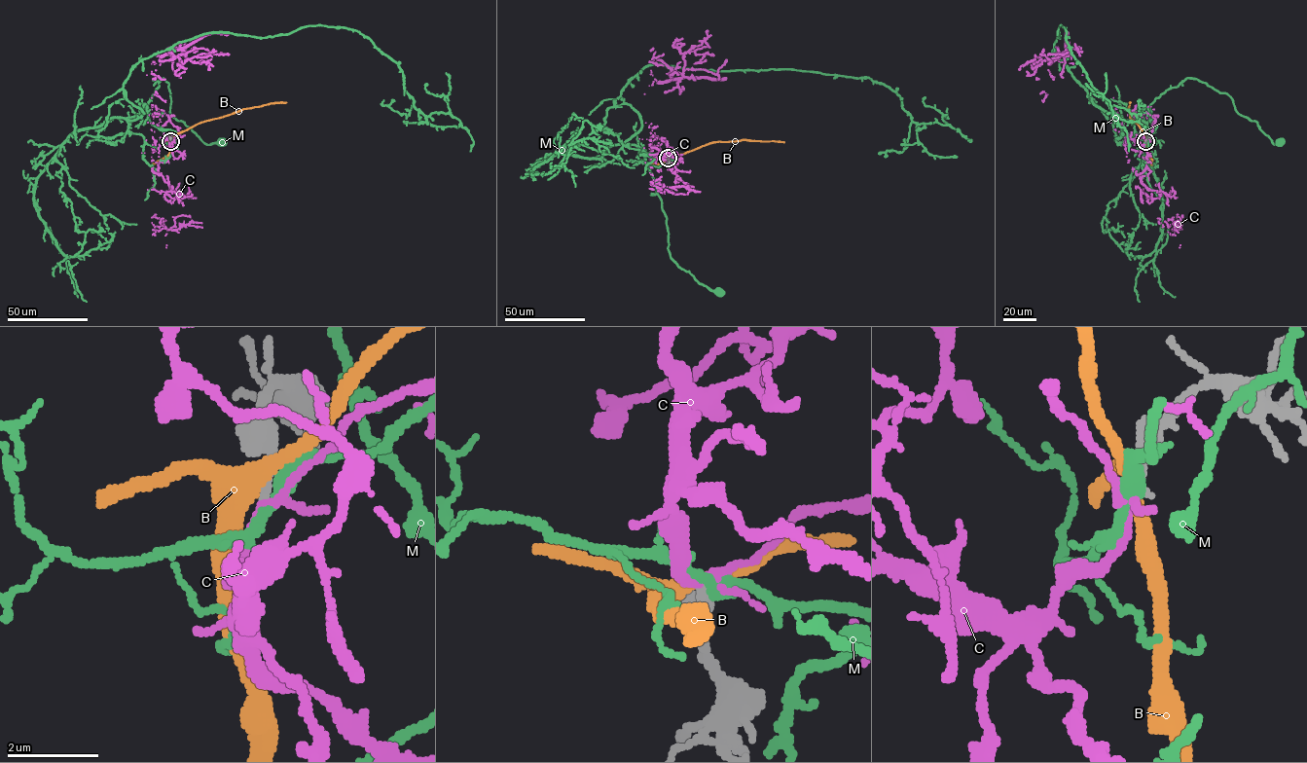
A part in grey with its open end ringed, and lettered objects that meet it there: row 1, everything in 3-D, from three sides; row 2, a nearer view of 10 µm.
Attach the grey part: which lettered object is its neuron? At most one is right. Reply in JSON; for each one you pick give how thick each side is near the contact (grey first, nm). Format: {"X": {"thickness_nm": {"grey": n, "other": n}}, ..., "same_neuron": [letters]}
{"C": {"thickness_nm": {"grey": 180, "other": 140}}, "same_neuron": ["C"]}

